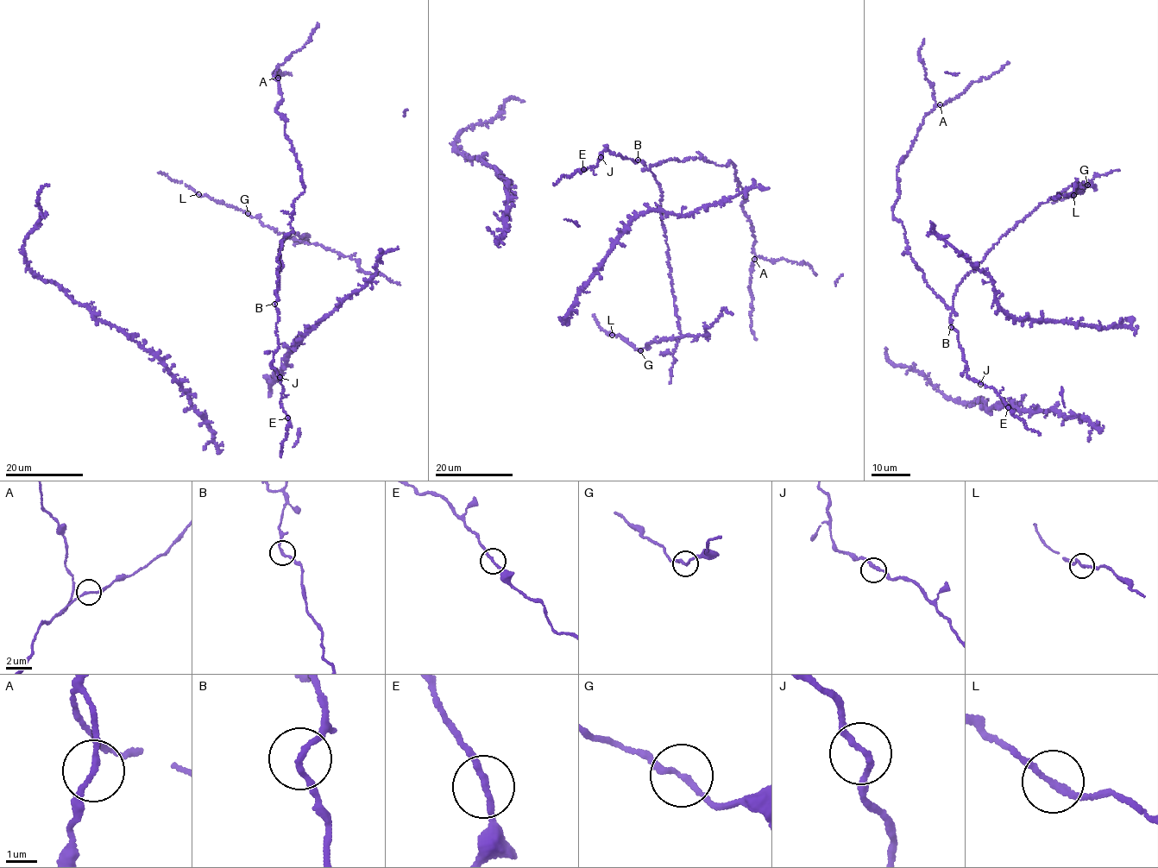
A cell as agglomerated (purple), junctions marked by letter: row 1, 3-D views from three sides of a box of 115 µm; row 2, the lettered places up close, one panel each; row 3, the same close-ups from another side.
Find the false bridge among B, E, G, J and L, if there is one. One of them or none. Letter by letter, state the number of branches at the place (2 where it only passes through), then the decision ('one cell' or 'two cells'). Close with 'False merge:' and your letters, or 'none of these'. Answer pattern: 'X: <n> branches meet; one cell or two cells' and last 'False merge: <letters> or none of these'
B: 2 branches meet; one cell
E: 2 branches meet; one cell
G: 2 branches meet; one cell
J: 2 branches meet; one cell
L: 2 branches meet; one cell
False merge: none of these

